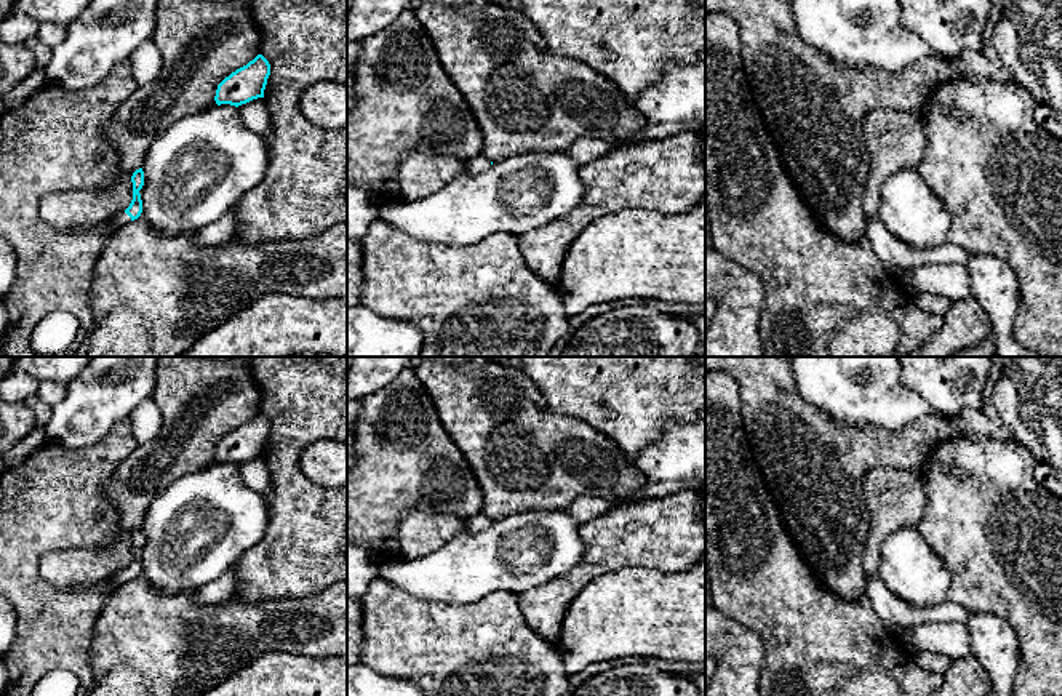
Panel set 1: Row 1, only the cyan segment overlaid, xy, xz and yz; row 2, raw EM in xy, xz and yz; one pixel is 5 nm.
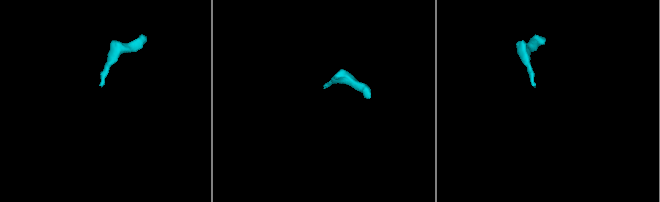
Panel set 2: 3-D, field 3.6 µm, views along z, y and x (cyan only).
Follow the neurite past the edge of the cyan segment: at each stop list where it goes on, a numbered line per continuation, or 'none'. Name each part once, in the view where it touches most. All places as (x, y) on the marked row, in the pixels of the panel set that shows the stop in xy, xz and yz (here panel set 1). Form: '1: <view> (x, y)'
1: xy (120, 220)

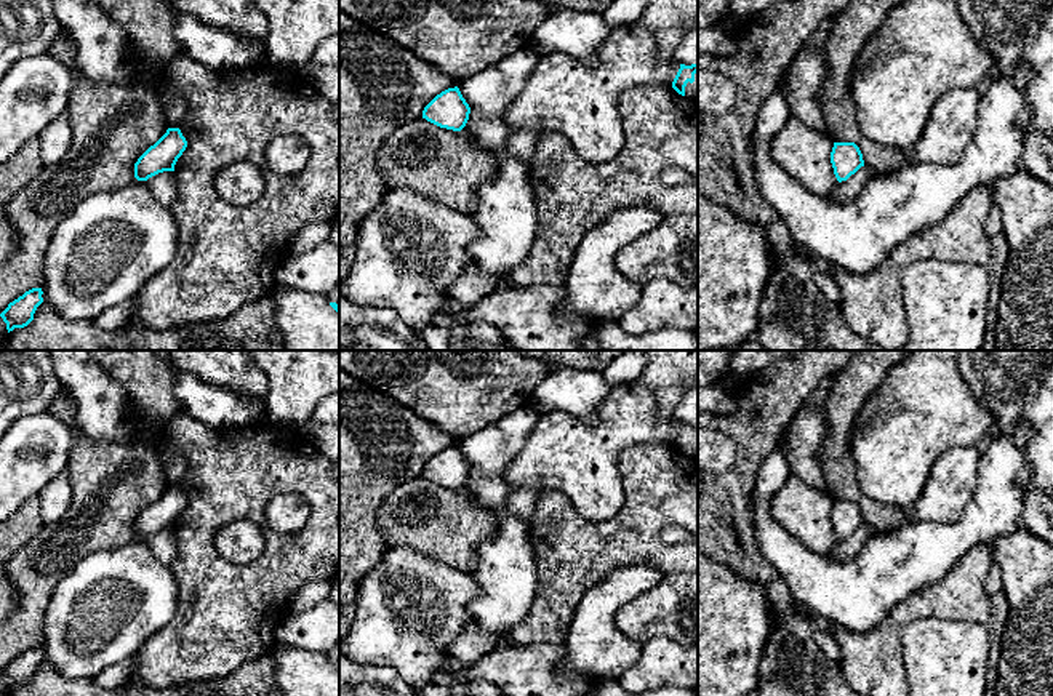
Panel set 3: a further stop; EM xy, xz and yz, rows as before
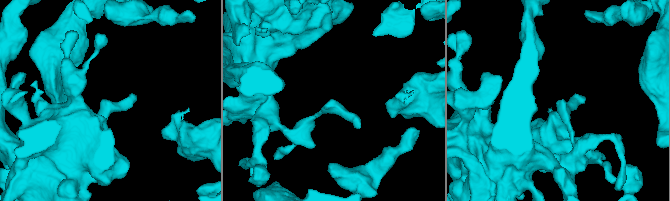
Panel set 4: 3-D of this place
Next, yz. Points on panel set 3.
none

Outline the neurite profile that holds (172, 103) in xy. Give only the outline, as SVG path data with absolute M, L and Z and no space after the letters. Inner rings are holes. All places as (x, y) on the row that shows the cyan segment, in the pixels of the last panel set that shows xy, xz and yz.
M165 70L157 74L152 88L157 94L166 123L170 128L178 128L187 112L187 106L182 96L166 85L163 74Z

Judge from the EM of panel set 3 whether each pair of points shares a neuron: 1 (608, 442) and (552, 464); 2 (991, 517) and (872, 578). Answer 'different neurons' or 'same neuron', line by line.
1: same neuron
2: same neuron

